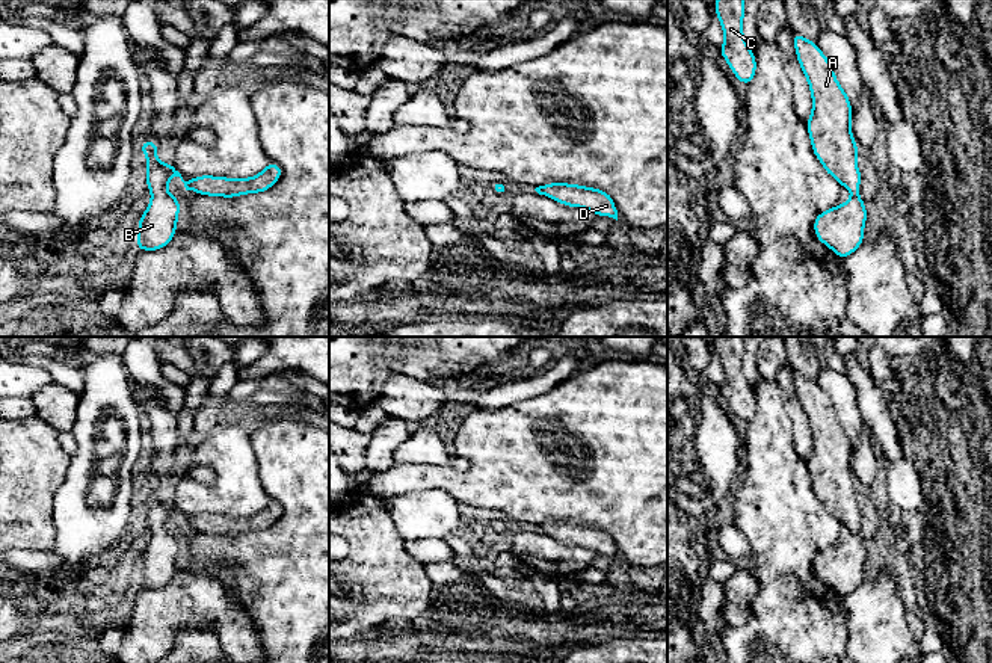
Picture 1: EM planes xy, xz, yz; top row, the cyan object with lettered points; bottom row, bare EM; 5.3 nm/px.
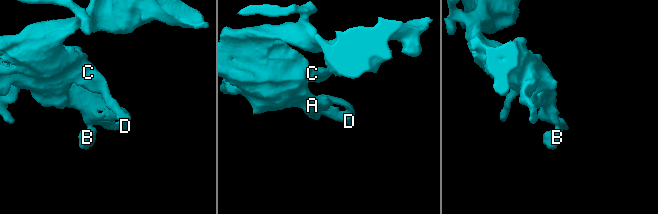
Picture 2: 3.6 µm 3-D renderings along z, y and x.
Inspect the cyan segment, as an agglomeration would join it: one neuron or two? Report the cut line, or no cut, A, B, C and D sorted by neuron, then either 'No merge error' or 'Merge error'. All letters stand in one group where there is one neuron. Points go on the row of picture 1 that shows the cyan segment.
No split. Groups: A B C D. No merge error

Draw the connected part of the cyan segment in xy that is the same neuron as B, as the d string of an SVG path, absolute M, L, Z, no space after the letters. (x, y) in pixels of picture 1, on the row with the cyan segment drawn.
M142 142L146 157L146 187L152 193L145 213L139 217L136 245L139 251L157 251L171 243L177 233L180 199L166 189L172 177L180 177L186 190L207 196L234 198L269 190L282 175L281 166L270 162L260 174L251 178L226 178L201 175L184 181L175 165L157 159L159 142Z

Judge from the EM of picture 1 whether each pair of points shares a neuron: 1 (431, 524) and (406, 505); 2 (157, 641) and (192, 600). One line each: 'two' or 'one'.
1: one
2: one

